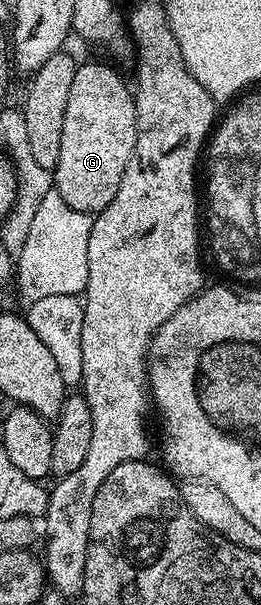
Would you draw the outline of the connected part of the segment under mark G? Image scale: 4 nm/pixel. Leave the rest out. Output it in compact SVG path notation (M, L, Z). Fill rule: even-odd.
M90 61L79 64L72 87L68 94L68 107L64 110L64 132L60 138L60 159L56 159L53 172L53 190L60 198L72 207L73 211L97 215L112 203L116 190L120 188L120 179L124 179L124 171L134 154L138 120L134 106L134 94L131 86L113 69L115 66L97 65Z

